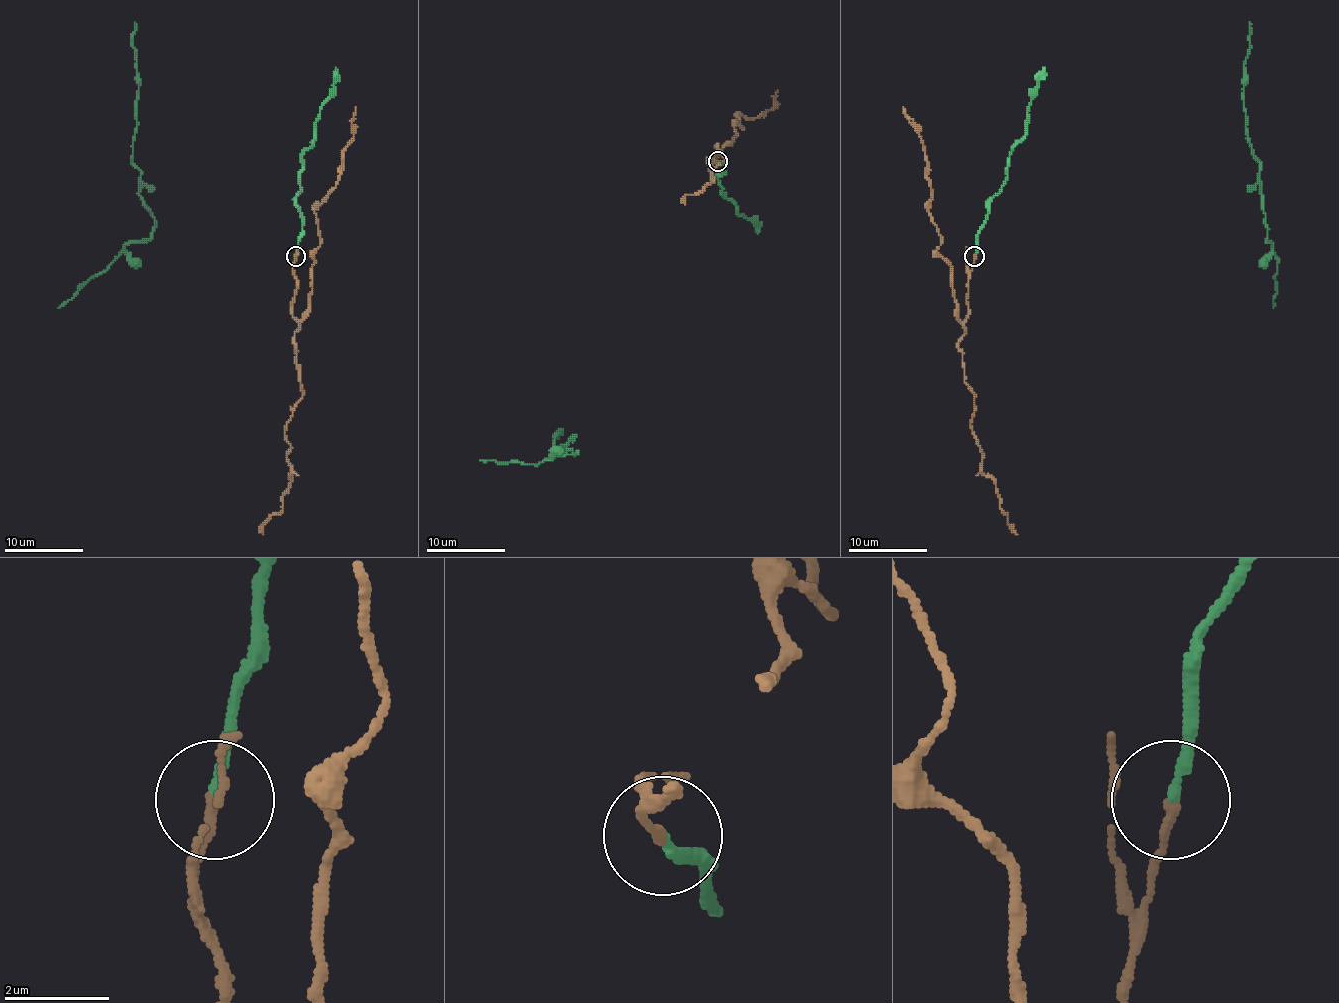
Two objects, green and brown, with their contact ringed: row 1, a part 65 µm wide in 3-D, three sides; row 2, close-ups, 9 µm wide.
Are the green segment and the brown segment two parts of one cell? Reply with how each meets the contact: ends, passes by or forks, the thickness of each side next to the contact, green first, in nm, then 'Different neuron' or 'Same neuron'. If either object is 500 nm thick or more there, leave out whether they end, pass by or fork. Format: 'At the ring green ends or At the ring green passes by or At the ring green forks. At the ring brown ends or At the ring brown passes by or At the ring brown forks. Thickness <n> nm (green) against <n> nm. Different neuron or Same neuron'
At the ring green ends. At the ring brown ends. Thickness 180 nm (green) against 190 nm. Different neuron

